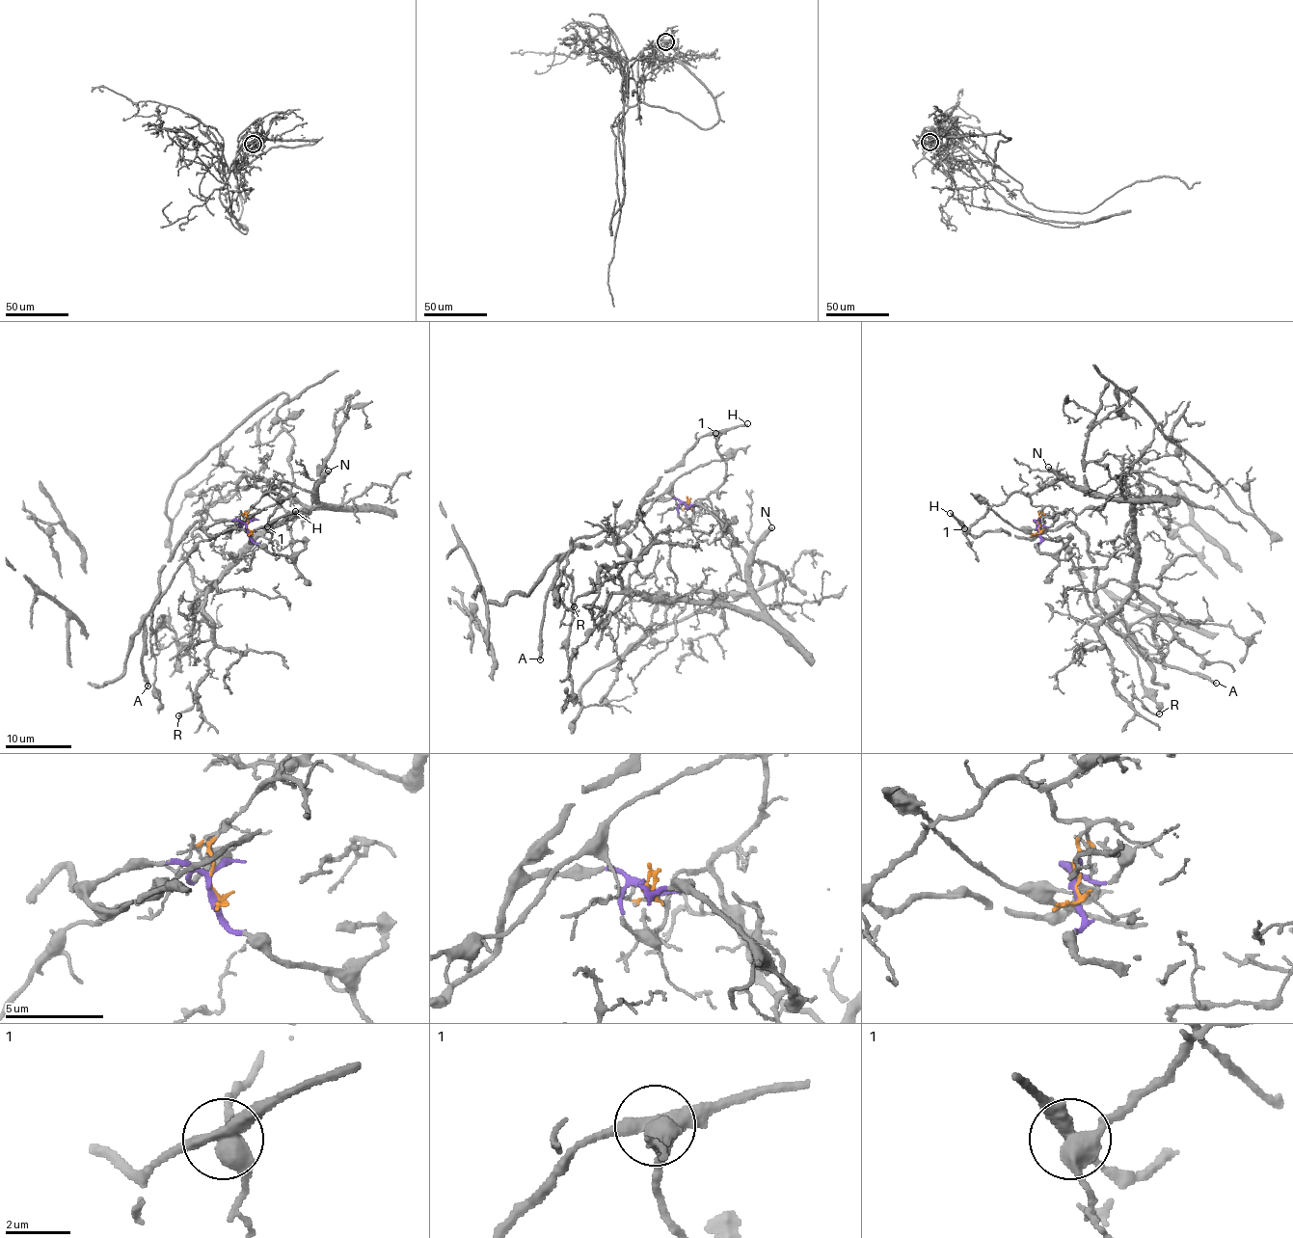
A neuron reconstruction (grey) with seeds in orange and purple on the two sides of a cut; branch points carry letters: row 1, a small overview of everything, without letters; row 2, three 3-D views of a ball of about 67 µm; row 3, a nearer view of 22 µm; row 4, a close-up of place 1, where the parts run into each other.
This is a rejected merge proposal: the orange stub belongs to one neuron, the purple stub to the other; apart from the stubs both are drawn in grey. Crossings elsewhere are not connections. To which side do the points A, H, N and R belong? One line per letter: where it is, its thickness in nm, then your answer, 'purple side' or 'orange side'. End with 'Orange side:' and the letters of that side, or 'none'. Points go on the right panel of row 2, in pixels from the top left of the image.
A: (1216, 683) | 300 nm | purple side
H: (950, 513) | 240 nm | purple side
N: (1048, 467) | 440 nm | orange side
R: (1159, 713) | 160 nm | orange side
Orange side: N, R

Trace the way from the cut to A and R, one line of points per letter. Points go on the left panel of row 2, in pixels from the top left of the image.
A: (248, 529), (234, 521), (202, 528), (196, 522), (164, 564), (158, 601), (144, 618), (148, 686)
R: (248, 529), (247, 512), (283, 482), (335, 506), (275, 523), (206, 594), (207, 674), (199, 703), (179, 716)

